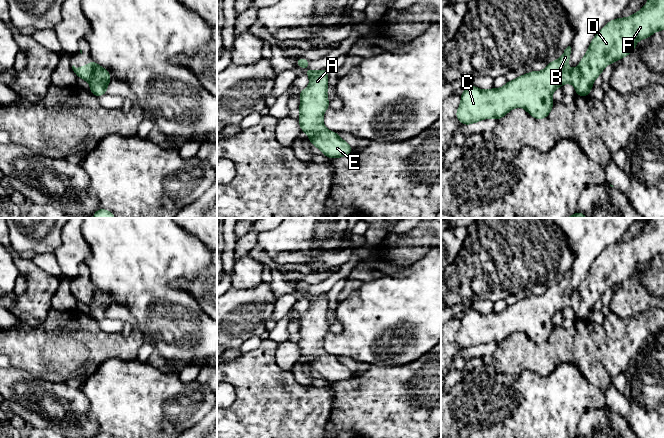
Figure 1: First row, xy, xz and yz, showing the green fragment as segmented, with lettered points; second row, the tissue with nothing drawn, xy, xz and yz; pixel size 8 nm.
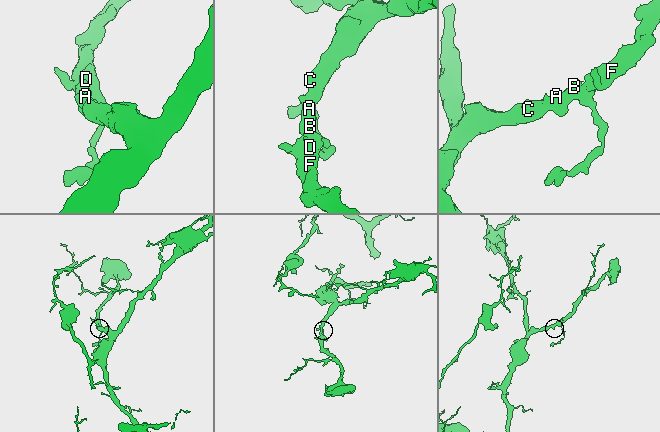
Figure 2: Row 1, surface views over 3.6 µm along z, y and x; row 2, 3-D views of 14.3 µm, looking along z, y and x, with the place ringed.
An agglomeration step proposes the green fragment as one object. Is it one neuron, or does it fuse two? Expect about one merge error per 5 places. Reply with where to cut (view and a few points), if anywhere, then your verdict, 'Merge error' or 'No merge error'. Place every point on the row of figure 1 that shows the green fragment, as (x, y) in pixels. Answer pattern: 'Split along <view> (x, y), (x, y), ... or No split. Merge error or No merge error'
No split. No merge error

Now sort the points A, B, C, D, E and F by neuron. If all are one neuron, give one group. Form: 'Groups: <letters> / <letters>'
Groups: A B C D E F

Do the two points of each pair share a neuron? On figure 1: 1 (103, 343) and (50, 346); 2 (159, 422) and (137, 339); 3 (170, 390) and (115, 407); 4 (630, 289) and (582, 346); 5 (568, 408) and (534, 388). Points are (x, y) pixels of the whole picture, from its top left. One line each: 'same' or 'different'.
1: same
2: different
3: same
4: different
5: same

